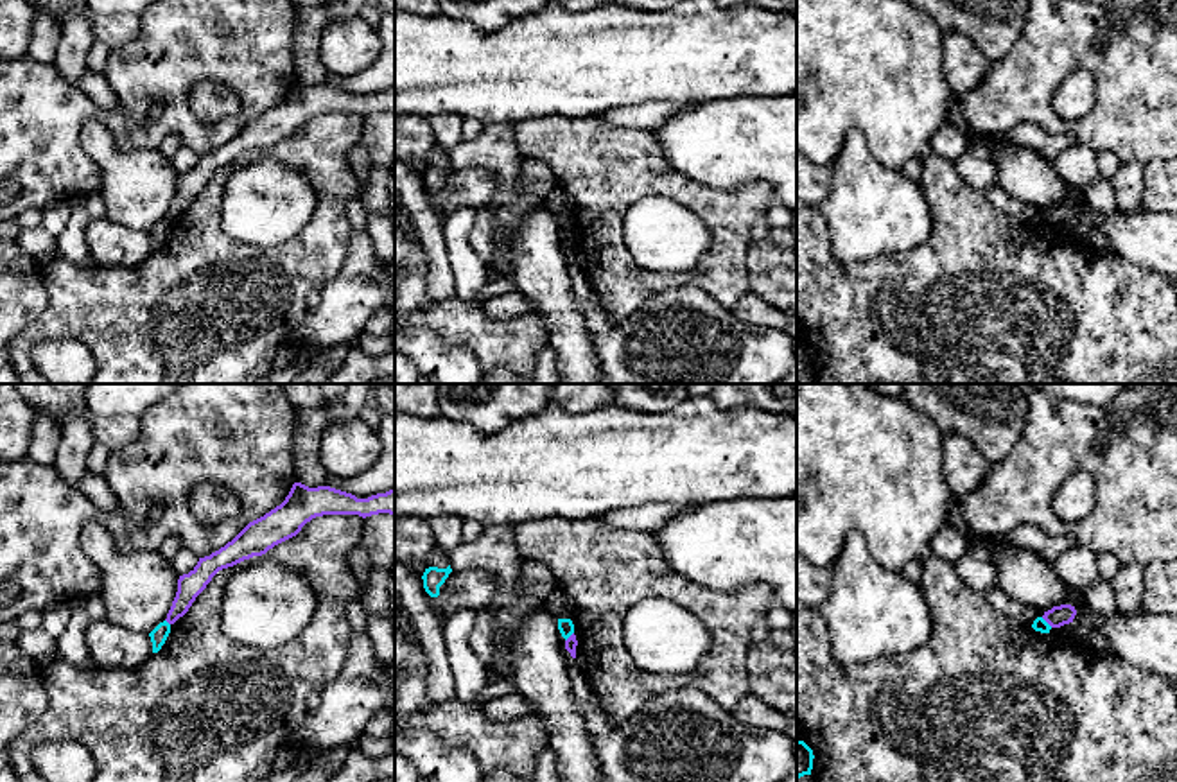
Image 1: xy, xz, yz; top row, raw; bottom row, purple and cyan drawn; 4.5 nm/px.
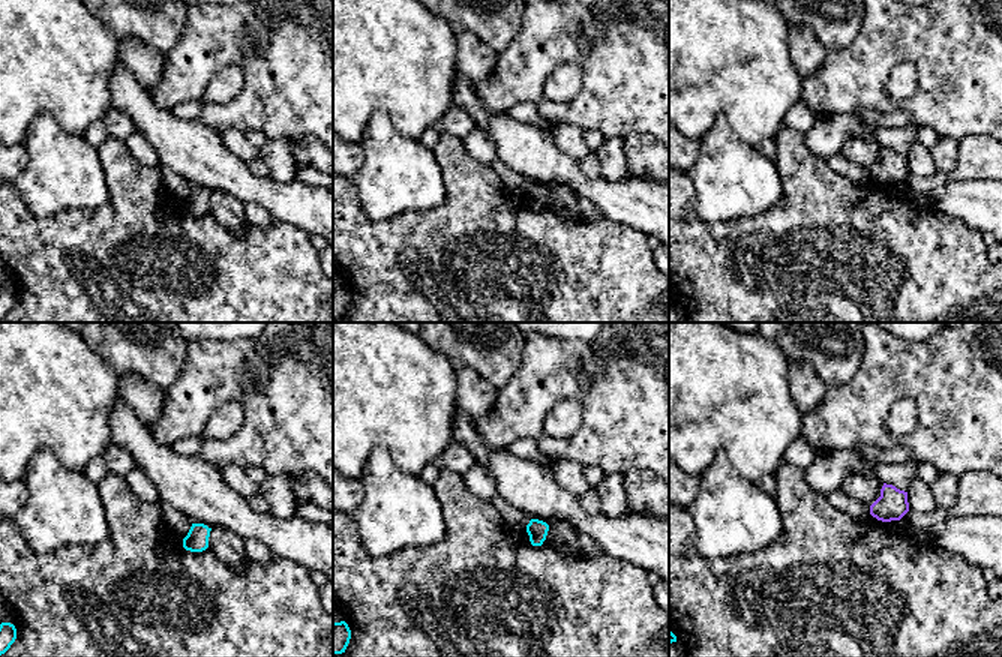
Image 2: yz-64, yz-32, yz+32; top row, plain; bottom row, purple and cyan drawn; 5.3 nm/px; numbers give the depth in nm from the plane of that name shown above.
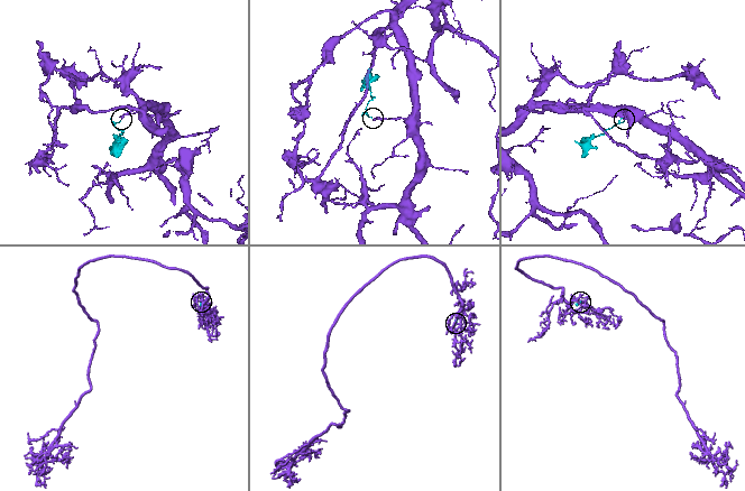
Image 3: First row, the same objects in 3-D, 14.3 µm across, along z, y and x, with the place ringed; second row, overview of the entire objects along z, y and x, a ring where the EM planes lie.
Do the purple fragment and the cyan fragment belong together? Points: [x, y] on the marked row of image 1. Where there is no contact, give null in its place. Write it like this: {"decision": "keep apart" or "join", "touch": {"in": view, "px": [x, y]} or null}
{"decision": "keep apart", "touch": {"in": "yz", "px": [1046, 621]}}

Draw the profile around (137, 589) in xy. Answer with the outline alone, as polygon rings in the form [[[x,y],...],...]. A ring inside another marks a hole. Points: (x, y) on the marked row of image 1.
[[[95,520],[84,526],[81,547],[100,569],[99,597],[109,622],[151,633],[167,619],[179,574],[160,549],[122,552]]]

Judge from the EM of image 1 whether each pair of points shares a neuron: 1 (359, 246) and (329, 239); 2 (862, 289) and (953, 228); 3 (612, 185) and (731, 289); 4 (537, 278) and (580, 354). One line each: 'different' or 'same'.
1: different
2: same
3: same
4: same

